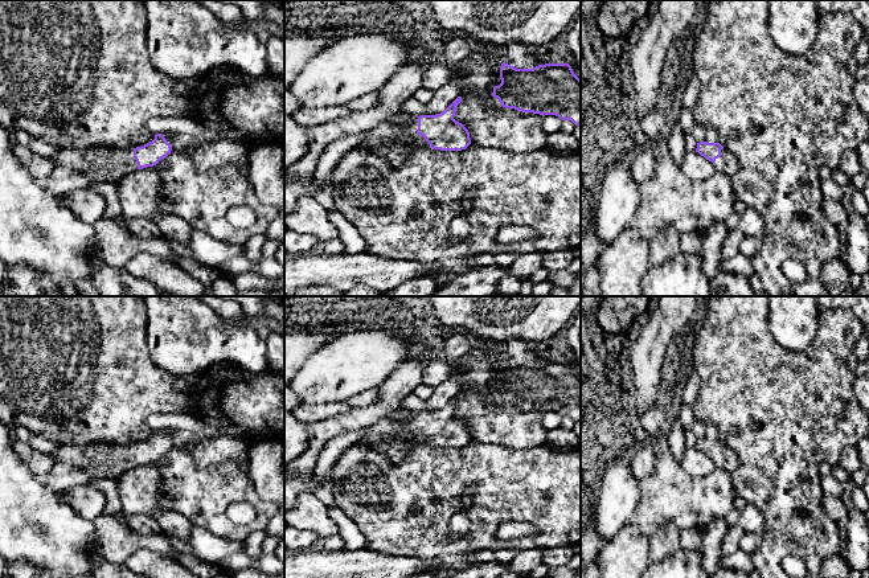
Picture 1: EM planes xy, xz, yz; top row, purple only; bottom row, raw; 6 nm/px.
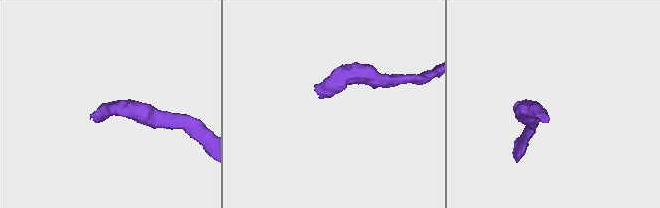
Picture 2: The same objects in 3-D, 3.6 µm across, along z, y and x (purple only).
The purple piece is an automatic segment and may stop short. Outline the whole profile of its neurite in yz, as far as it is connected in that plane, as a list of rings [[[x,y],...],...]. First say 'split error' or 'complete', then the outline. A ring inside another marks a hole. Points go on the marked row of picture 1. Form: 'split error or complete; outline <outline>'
split error; outline [[[697,143],[696,152],[713,163],[716,171],[733,176],[737,169],[737,157],[720,143]]]

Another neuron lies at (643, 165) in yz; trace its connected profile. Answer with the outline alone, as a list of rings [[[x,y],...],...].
[[[649,148],[638,155],[630,163],[631,173],[634,175],[636,183],[640,184],[648,180],[655,173],[657,163],[659,163],[659,156]]]

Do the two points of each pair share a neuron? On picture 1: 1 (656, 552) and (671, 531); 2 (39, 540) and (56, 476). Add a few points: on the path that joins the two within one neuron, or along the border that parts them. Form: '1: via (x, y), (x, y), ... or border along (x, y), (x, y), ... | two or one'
1: via (660, 546), (667, 536) | one
2: border along (45, 484), (58, 494) | two

